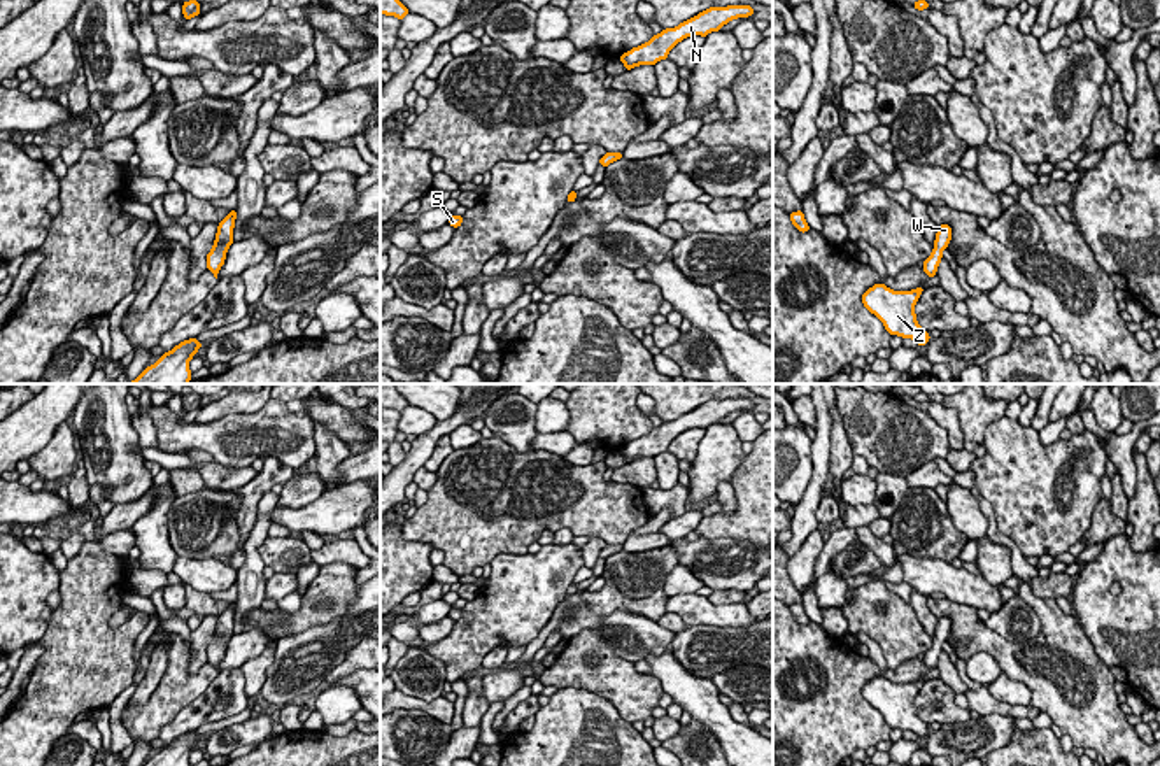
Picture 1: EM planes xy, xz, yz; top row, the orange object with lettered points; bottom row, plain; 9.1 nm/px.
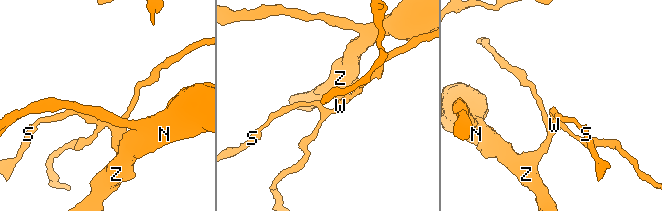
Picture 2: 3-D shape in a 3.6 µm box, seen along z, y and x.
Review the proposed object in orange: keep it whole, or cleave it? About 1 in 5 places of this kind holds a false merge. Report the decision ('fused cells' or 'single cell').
single cell

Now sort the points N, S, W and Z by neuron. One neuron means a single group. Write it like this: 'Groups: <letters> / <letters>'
Groups: N S W Z

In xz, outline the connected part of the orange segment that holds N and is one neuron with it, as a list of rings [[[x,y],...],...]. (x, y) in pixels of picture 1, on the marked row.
[[[727,5],[710,7],[697,16],[680,23],[675,28],[666,28],[638,47],[624,53],[619,60],[631,70],[640,65],[655,65],[666,60],[669,51],[687,37],[701,35],[706,37],[711,32],[718,32],[724,25],[738,18],[753,16],[750,5]]]

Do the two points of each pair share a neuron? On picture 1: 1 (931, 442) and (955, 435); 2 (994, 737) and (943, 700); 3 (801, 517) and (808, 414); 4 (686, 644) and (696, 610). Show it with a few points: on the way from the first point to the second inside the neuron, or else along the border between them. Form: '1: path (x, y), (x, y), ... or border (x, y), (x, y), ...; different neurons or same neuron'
1: border (926, 411), (947, 432), (947, 440), (952, 447); different neurons
2: border (971, 719), (941, 724); different neurons
3: border (812, 402), (815, 426); different neurons
4: border (689, 624), (733, 626); different neurons

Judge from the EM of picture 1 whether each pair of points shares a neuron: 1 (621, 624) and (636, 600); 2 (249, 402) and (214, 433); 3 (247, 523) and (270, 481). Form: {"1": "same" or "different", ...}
{"1": "different", "2": "different", "3": "same"}

